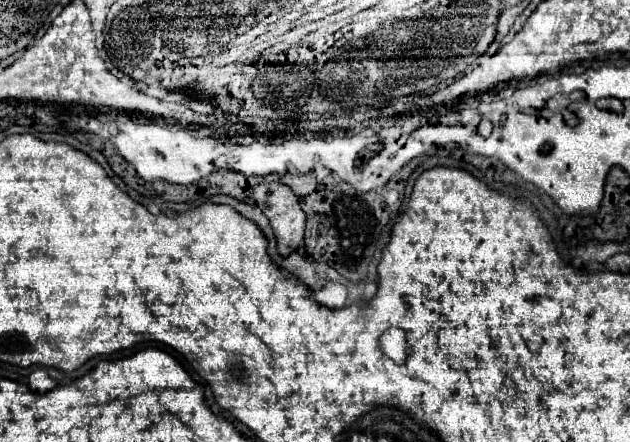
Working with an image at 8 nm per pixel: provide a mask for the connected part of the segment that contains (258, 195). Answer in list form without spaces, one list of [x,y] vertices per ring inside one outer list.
[[[260,183],[254,187],[256,205],[270,219],[278,241],[278,253],[288,257],[296,251],[304,239],[304,223],[306,215],[300,209],[298,197],[290,187],[282,183]]]

